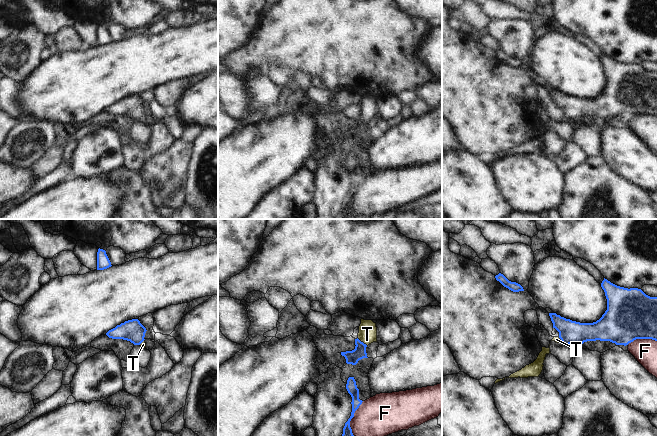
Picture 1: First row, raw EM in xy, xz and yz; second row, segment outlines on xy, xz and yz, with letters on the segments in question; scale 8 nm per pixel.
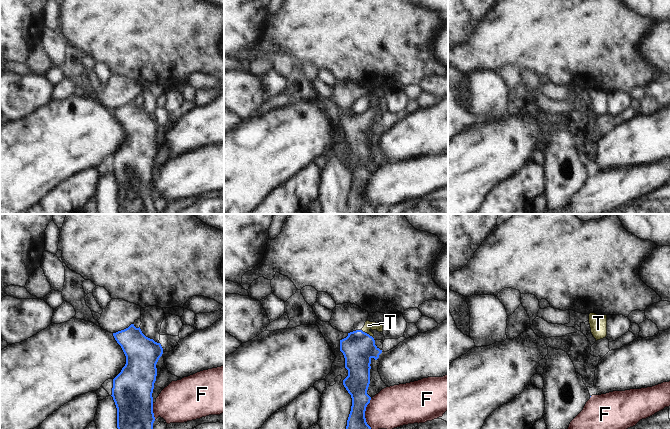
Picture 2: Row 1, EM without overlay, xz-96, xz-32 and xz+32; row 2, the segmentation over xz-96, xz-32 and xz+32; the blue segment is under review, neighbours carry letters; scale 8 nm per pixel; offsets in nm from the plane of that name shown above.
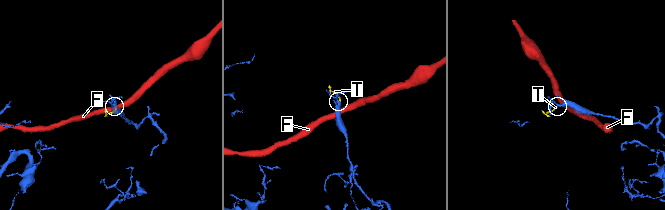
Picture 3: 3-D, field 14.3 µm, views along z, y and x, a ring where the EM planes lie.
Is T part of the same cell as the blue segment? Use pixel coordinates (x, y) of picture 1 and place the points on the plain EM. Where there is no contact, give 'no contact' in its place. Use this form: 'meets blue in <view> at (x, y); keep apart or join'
meets blue in xz at (362, 118); join

